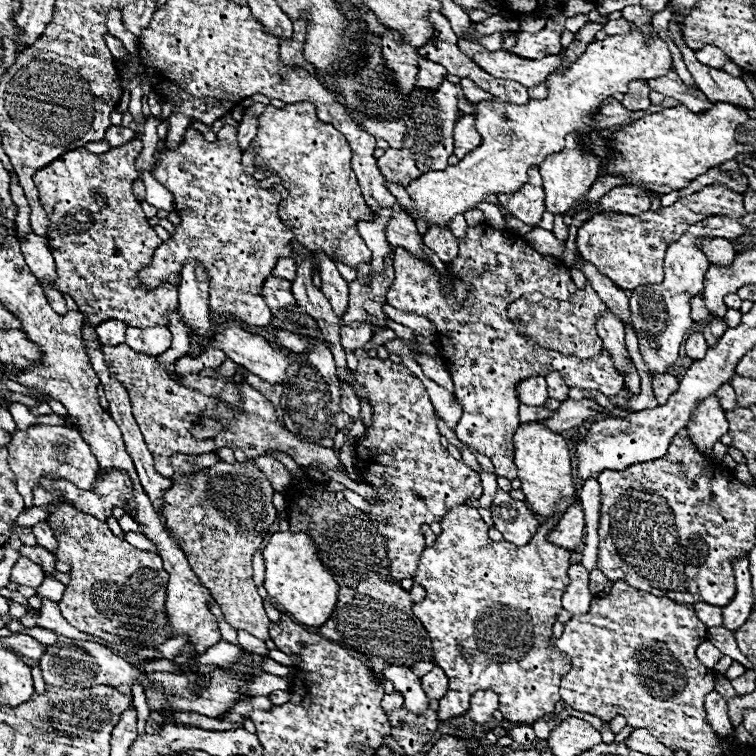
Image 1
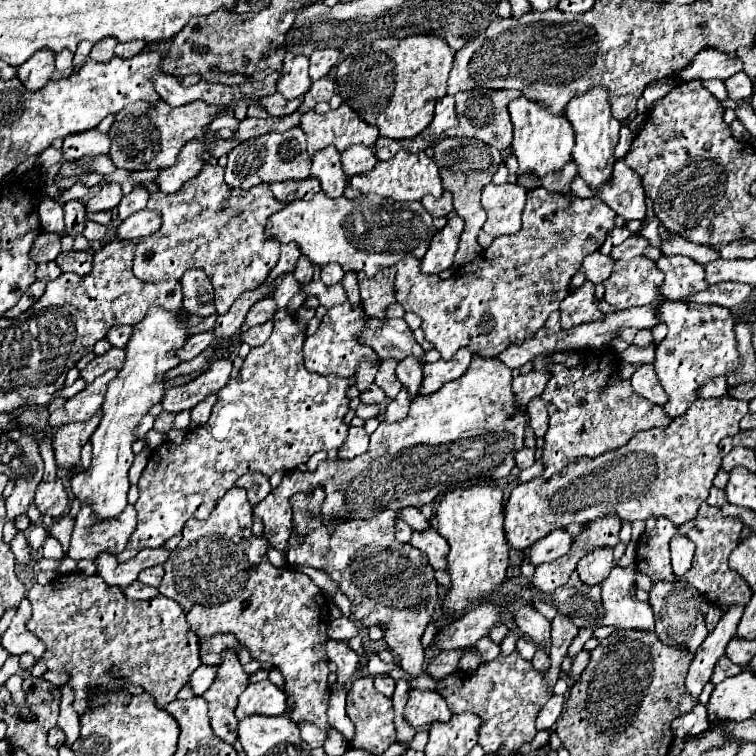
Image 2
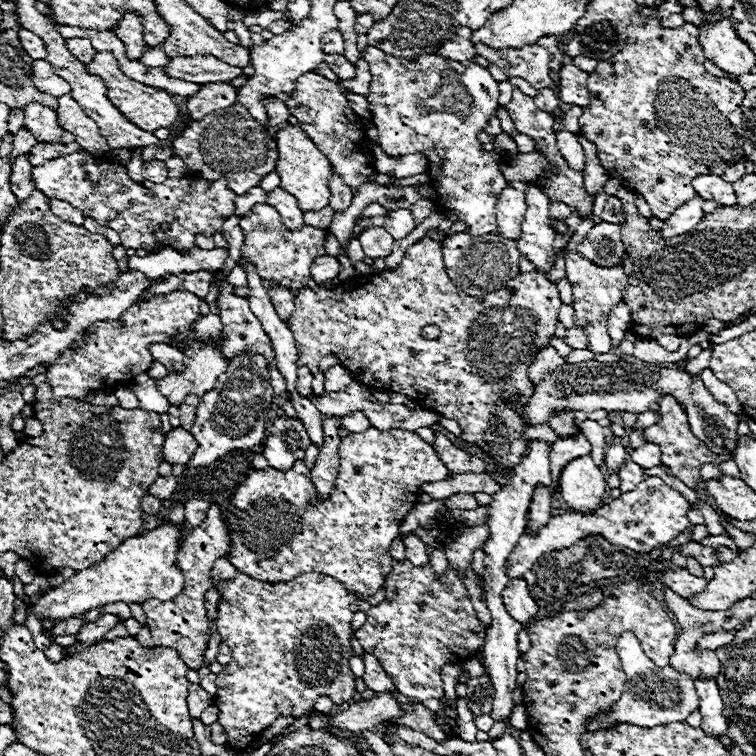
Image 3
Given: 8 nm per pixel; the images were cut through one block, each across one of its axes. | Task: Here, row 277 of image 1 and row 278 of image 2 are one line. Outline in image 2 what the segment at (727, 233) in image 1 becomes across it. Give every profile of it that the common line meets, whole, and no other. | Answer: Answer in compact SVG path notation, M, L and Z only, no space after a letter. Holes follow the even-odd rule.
M662 256L656 266L664 272L662 294L666 300L684 300L708 288L704 280L704 266L688 256Z

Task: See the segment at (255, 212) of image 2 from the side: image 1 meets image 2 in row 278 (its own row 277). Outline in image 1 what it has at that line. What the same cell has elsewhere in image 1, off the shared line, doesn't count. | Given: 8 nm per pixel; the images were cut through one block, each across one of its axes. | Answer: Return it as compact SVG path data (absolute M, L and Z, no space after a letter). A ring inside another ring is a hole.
M222 126L216 142L206 142L198 130L188 128L180 148L162 152L160 160L154 166L154 178L166 190L172 192L174 208L182 218L182 224L174 228L174 234L170 236L170 240L162 242L162 246L156 248L152 264L144 268L138 276L144 286L156 288L166 278L180 280L182 264L194 260L202 264L210 276L210 316L214 318L232 316L234 320L240 320L248 326L268 326L272 322L272 312L264 304L260 290L264 280L270 276L272 268L276 266L278 258L296 258L290 248L294 238L292 238L292 232L278 218L278 206L282 198L276 194L270 194L270 190L262 190L258 180L254 180L252 176L246 176L242 170L240 158L242 158L242 150L238 146L234 126Z

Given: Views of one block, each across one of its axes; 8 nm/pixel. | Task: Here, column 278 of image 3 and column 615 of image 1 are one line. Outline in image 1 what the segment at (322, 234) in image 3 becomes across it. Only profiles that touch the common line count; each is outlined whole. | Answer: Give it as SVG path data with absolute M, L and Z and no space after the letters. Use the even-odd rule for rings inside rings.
M710 184L692 196L680 198L676 204L660 210L644 212L642 216L598 214L584 222L578 230L578 248L586 262L596 264L604 276L608 276L622 290L634 290L644 284L658 284L664 278L664 254L666 248L676 242L690 224L698 224L706 216L734 216L746 214L742 194L722 186Z

